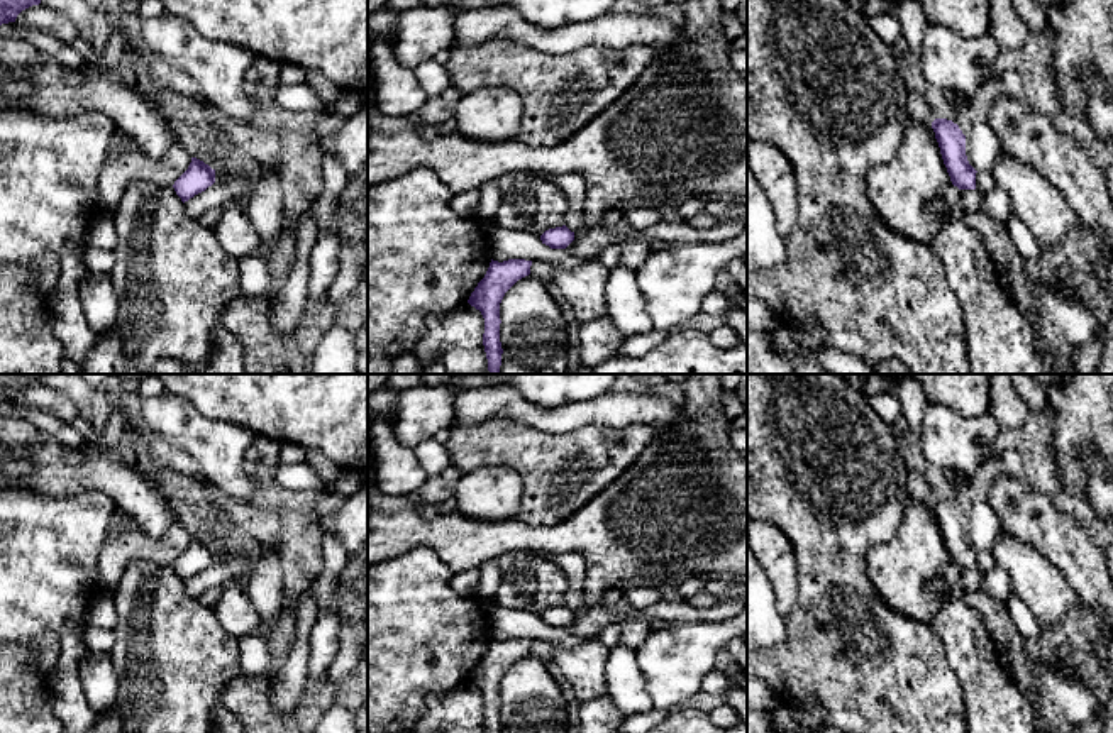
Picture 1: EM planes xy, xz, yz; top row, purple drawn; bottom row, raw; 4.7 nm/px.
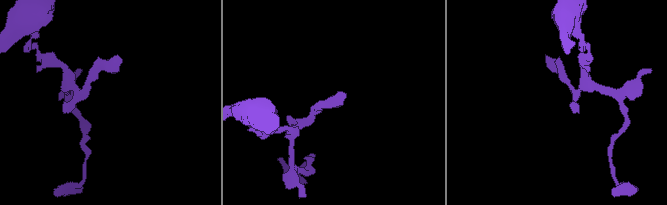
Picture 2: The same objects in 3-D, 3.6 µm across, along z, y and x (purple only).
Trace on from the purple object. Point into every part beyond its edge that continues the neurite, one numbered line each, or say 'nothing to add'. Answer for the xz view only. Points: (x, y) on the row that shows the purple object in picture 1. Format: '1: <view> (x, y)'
nothing to add

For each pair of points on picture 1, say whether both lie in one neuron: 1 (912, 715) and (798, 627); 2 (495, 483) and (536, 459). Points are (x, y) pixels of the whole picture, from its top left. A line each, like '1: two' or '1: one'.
1: one
2: two

